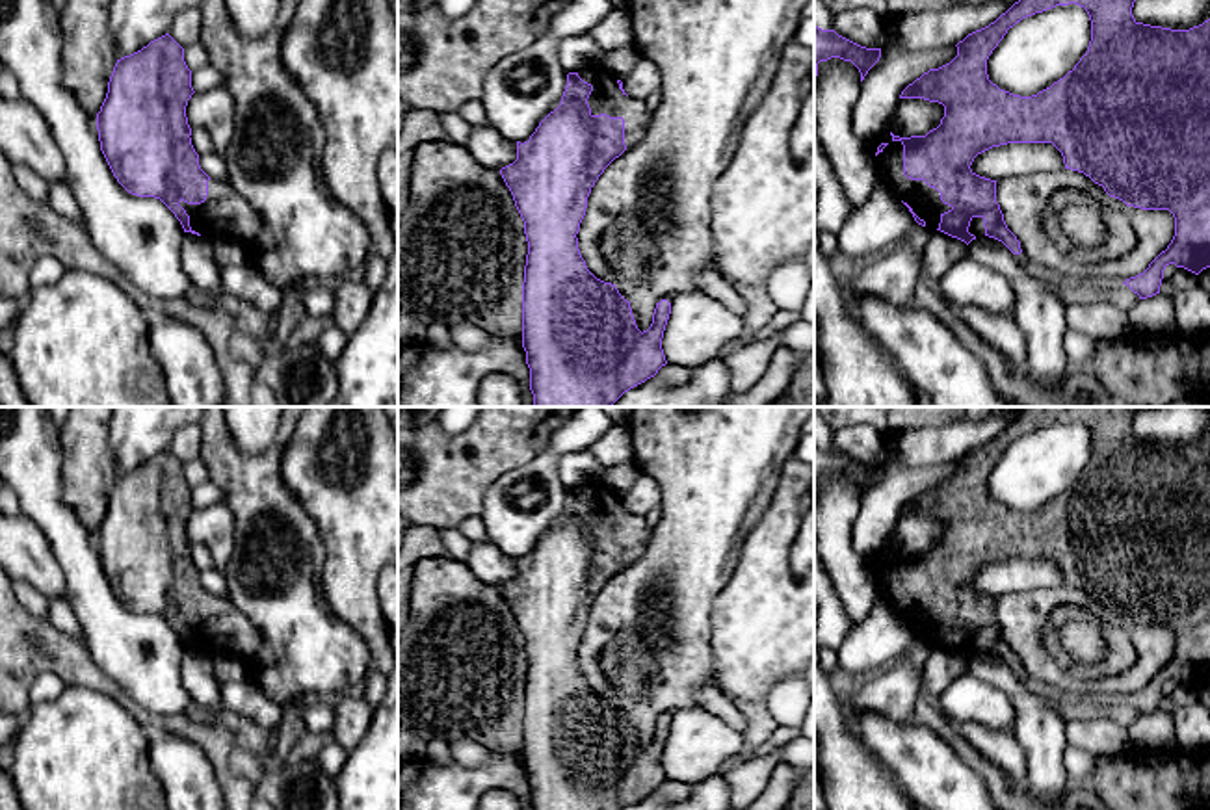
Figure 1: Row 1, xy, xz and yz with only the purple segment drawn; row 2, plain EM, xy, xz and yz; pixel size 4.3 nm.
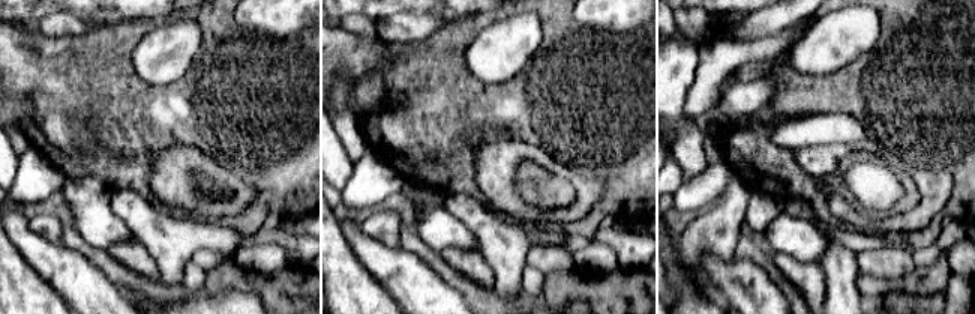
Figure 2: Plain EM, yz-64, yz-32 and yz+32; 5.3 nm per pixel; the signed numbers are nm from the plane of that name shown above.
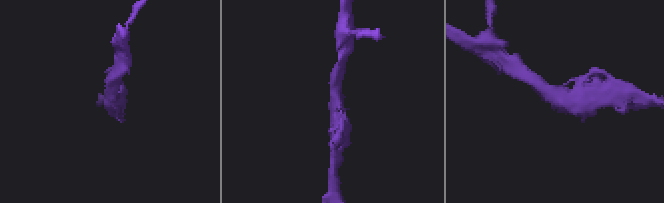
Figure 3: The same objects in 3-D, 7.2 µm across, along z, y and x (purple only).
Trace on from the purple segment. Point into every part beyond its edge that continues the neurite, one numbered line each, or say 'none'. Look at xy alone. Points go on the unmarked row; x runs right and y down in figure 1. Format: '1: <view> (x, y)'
1: xy (223, 632)

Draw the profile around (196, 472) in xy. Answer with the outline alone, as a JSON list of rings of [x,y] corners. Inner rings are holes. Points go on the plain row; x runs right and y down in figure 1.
[[[195,457],[193,461],[184,464],[184,477],[190,487],[195,487],[208,479],[208,470],[204,463],[199,457]]]

